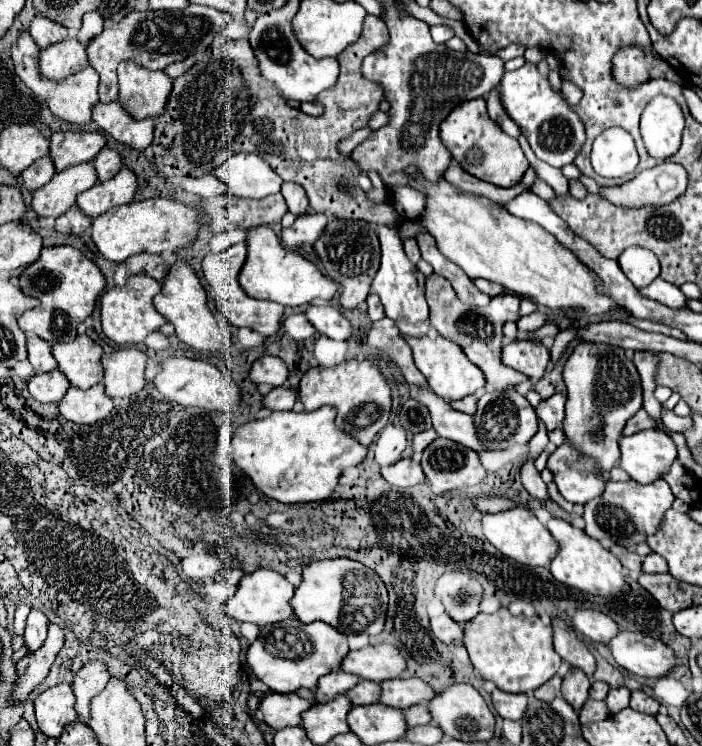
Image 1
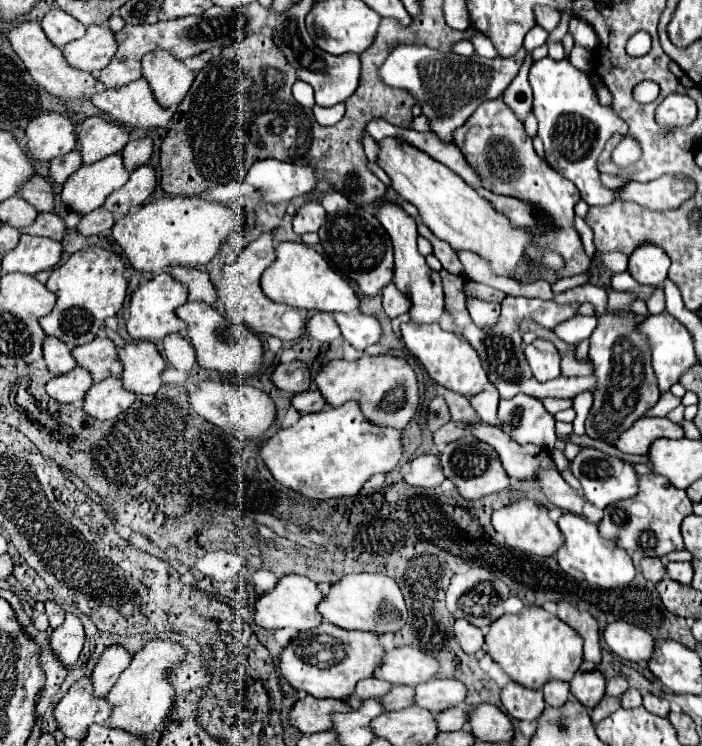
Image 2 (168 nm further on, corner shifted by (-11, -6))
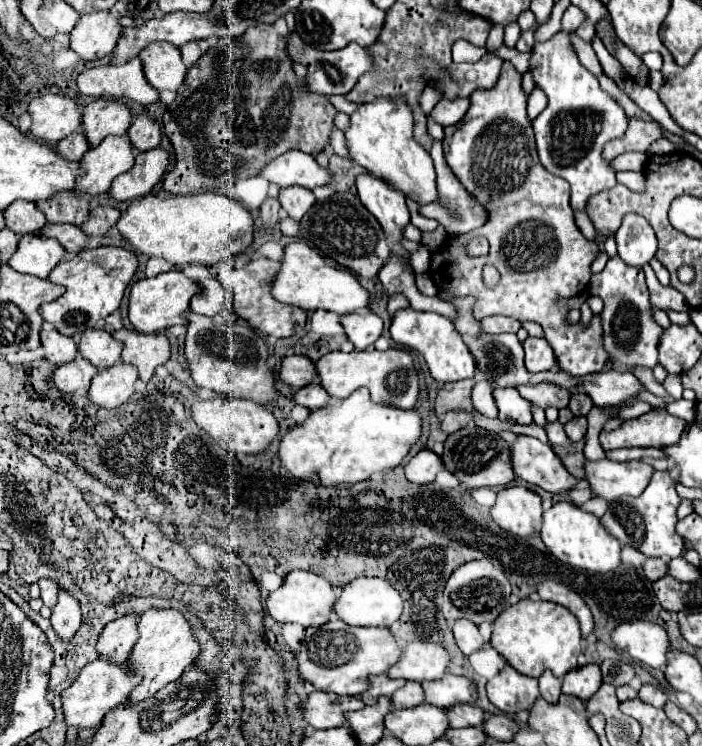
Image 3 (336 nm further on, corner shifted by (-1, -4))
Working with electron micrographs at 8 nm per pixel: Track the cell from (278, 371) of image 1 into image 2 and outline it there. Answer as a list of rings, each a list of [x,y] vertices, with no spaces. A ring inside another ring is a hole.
[[[288,362],[288,364],[278,364],[272,372],[272,384],[280,390],[286,390],[286,392],[292,392],[292,394],[298,394],[298,392],[304,392],[308,390],[310,386],[310,370],[304,362]]]

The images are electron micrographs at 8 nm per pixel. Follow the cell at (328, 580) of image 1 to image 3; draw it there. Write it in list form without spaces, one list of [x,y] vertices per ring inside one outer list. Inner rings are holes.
[[[356,578],[342,588],[334,612],[352,626],[392,626],[402,614],[402,598],[398,590],[382,578]]]

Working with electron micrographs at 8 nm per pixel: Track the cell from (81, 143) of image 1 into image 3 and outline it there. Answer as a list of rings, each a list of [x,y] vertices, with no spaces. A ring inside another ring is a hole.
[[[94,100],[84,108],[82,124],[90,146],[98,146],[110,134],[126,134],[132,124],[132,114],[120,100]]]

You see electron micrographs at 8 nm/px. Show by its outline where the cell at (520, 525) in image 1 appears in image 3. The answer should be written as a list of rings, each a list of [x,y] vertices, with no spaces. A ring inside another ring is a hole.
[[[524,486],[502,488],[492,506],[492,520],[518,536],[528,536],[542,522],[540,496]]]

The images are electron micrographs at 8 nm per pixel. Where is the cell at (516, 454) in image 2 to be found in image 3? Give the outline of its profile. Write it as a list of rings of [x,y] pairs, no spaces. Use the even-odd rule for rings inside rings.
[[[518,436],[518,440],[510,444],[510,448],[514,472],[522,480],[536,484],[552,494],[568,492],[578,484],[578,478],[562,468],[562,462],[552,452],[550,444],[542,444],[540,440],[530,436]]]

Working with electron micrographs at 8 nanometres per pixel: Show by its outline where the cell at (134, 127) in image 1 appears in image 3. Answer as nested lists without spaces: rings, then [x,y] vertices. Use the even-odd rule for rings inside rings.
[[[138,56],[126,64],[100,64],[78,76],[78,90],[96,98],[128,98],[144,106],[158,102],[158,92],[146,84]]]

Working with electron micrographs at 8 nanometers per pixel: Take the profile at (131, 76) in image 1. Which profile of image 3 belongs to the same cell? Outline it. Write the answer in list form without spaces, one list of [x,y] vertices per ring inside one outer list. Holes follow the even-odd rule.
[[[152,42],[140,52],[140,60],[144,64],[146,80],[158,92],[178,90],[184,82],[186,66],[180,58],[180,50],[174,48],[174,44]]]

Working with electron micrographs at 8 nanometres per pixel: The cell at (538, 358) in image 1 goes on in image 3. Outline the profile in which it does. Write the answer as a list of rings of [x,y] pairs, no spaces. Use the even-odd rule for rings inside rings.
[[[528,336],[524,340],[524,362],[530,372],[544,372],[550,370],[556,364],[556,356],[552,346],[548,344],[546,338],[532,338]]]

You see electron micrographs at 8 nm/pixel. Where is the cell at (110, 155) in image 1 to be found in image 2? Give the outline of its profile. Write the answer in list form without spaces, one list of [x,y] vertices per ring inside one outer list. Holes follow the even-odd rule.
[[[132,138],[122,150],[124,168],[128,172],[132,172],[138,166],[144,166],[148,162],[150,154],[152,154],[152,140],[150,138]]]

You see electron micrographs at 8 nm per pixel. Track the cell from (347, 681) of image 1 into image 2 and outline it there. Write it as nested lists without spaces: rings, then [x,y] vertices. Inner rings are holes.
[[[366,678],[366,680],[360,680],[356,684],[356,690],[344,700],[350,704],[350,708],[358,708],[364,698],[380,698],[390,688],[392,688],[390,682],[384,682],[384,680],[378,680],[378,678]]]

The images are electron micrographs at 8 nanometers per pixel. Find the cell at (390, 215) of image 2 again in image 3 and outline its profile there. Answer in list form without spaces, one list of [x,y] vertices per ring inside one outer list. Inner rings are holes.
[[[360,174],[356,176],[356,188],[362,204],[378,218],[384,232],[392,240],[392,254],[410,256],[402,246],[402,228],[410,222],[410,212],[406,206],[406,196],[402,192],[394,192],[394,188],[386,188],[378,176]]]

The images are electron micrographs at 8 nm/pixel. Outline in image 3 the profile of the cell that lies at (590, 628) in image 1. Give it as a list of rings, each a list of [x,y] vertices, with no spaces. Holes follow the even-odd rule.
[[[644,620],[624,622],[612,632],[612,640],[632,660],[650,668],[666,668],[670,640],[662,626]]]

